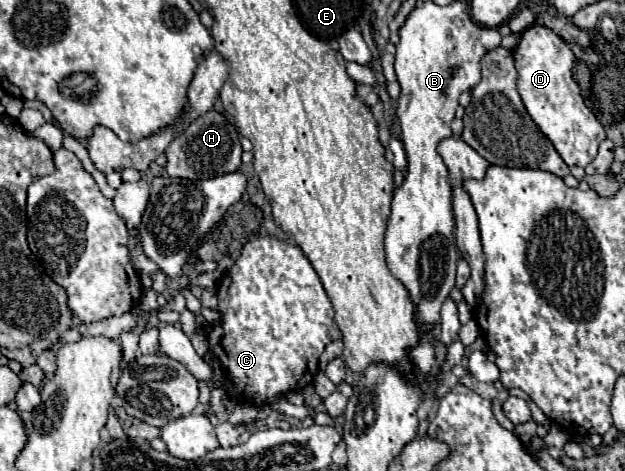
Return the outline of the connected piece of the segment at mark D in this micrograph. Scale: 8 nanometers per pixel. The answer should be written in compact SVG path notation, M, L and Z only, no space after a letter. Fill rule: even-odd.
M534 24L522 32L518 46L512 50L512 56L518 70L518 92L536 126L550 138L568 166L588 166L606 134L598 118L588 116L580 88L572 78L576 56L570 46L550 28Z

